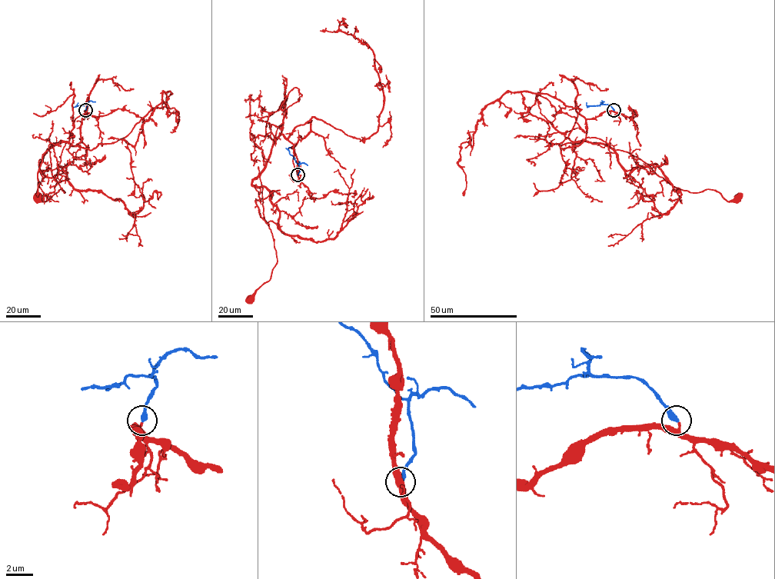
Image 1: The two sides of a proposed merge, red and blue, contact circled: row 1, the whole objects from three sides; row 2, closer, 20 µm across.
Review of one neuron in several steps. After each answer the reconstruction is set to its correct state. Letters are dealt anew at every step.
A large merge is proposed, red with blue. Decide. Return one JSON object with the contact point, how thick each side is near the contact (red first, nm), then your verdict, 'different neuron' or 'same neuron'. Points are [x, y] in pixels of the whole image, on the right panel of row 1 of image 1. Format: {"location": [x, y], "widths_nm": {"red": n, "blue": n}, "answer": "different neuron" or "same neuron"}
{"location": [613, 110], "widths_nm": {"red": 220, "blue": 380}, "answer": "same neuron"}

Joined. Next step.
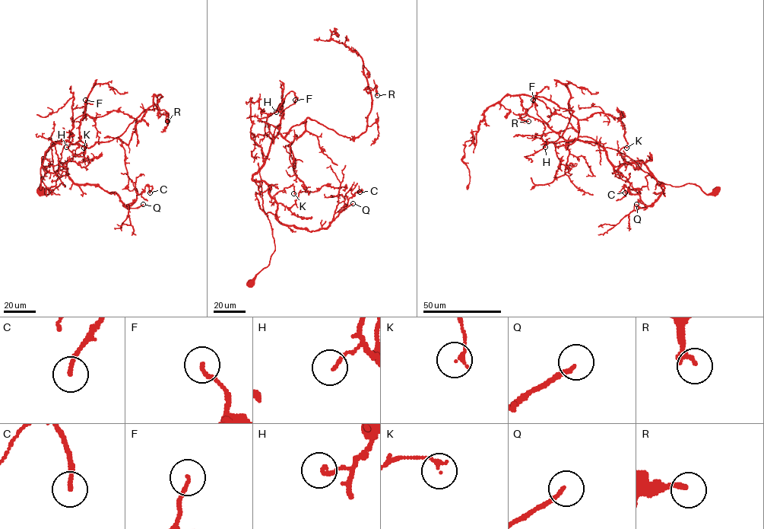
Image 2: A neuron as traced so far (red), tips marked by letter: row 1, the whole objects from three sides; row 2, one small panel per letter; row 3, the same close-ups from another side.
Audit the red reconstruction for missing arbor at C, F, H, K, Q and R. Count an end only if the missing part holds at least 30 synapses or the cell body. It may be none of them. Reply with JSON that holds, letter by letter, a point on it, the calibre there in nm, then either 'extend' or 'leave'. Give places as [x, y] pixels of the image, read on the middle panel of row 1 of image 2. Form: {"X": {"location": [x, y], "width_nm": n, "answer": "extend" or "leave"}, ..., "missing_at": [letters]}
{"C": {"location": [359, 192], "width_nm": 170, "answer": "leave"}, "F": {"location": [295, 100], "width_nm": 140, "answer": "leave"}, "H": {"location": [276, 112], "width_nm": 140, "answer": "leave"}, "K": {"location": [293, 193], "width_nm": 140, "answer": "leave"}, "Q": {"location": [353, 203], "width_nm": 150, "answer": "leave"}, "R": {"location": [377, 95], "width_nm": 240, "answer": "leave"}, "missing_at": []}

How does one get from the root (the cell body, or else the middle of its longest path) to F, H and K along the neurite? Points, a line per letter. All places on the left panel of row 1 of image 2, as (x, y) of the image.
F: (41, 190), (64, 186), (49, 148), (69, 139), (85, 100)
H: (41, 190), (49, 194), (61, 183), (64, 186), (53, 170), (49, 148), (68, 140), (71, 132), (66, 147)
K: (41, 190), (49, 194), (61, 183), (64, 186), (53, 170), (49, 148), (42, 165), (52, 173), (84, 148)

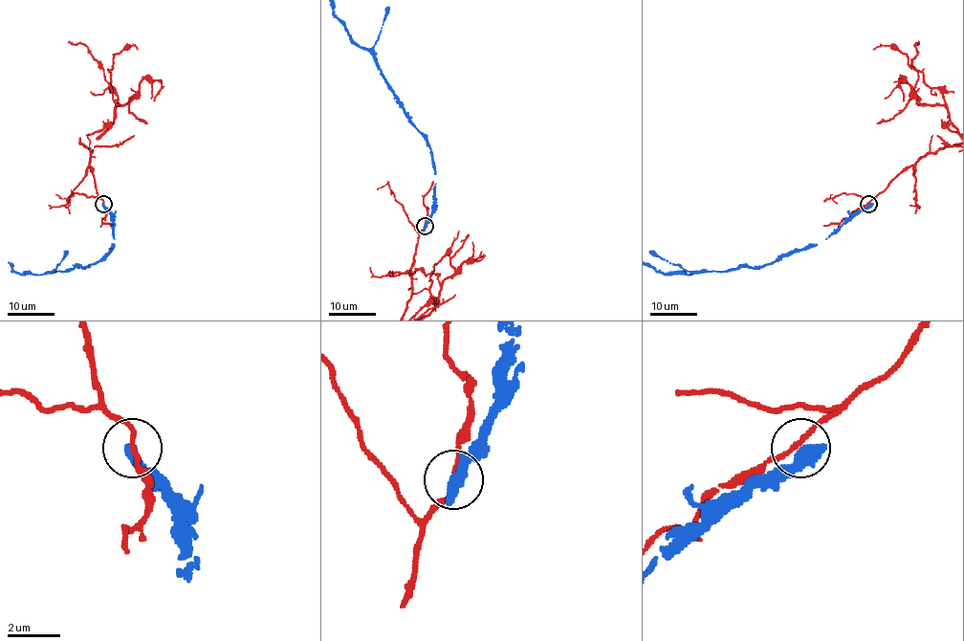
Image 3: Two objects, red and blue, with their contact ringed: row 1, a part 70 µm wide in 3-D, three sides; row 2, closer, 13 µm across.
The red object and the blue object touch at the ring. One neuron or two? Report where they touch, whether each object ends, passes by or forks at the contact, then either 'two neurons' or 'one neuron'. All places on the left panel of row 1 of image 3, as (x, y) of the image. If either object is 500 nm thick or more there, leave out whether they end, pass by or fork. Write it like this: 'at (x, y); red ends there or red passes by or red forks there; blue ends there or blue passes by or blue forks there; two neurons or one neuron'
at (103, 204); two neurons

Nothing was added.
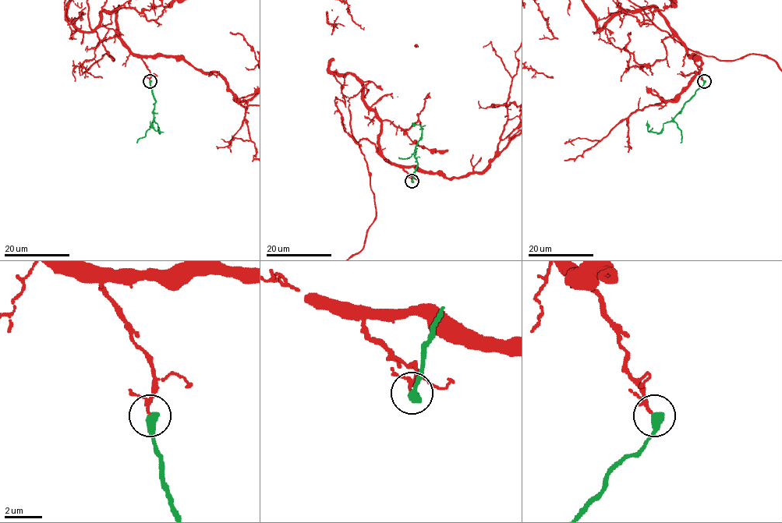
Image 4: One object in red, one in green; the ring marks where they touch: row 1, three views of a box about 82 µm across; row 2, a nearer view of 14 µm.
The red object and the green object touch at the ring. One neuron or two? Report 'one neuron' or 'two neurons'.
one neuron

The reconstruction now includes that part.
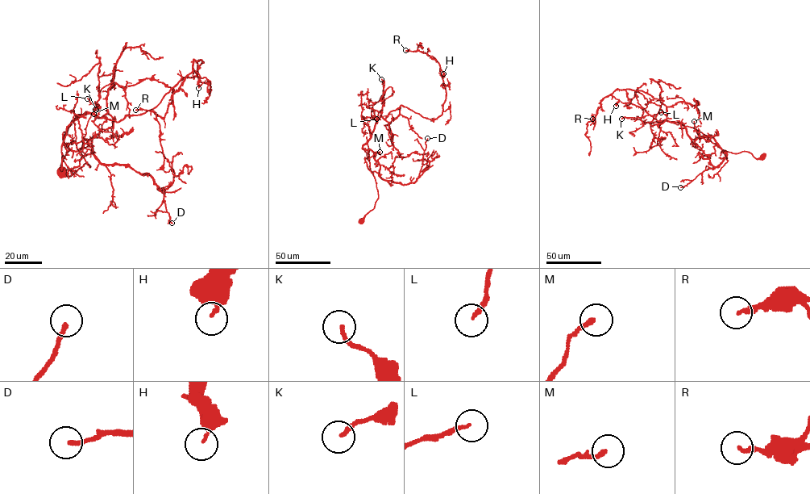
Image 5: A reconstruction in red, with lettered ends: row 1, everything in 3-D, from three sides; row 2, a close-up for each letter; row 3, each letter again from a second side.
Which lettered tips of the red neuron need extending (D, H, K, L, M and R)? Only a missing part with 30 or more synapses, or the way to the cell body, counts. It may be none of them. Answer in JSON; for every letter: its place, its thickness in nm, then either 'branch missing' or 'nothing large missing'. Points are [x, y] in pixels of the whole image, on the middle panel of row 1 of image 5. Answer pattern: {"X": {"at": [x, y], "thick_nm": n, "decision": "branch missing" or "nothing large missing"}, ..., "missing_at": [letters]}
{"D": {"at": [427, 138], "thick_nm": 190, "decision": "nothing large missing"}, "H": {"at": [443, 73], "thick_nm": 200, "decision": "nothing large missing"}, "K": {"at": [381, 79], "thick_nm": 160, "decision": "branch missing"}, "L": {"at": [376, 119], "thick_nm": 160, "decision": "nothing large missing"}, "M": {"at": [380, 152], "thick_nm": 190, "decision": "nothing large missing"}, "R": {"at": [405, 50], "thick_nm": 200, "decision": "nothing large missing"}, "missing_at": ["K"]}

